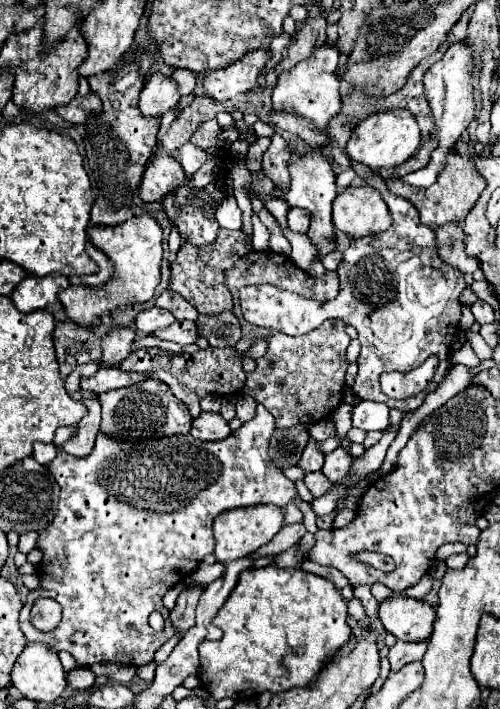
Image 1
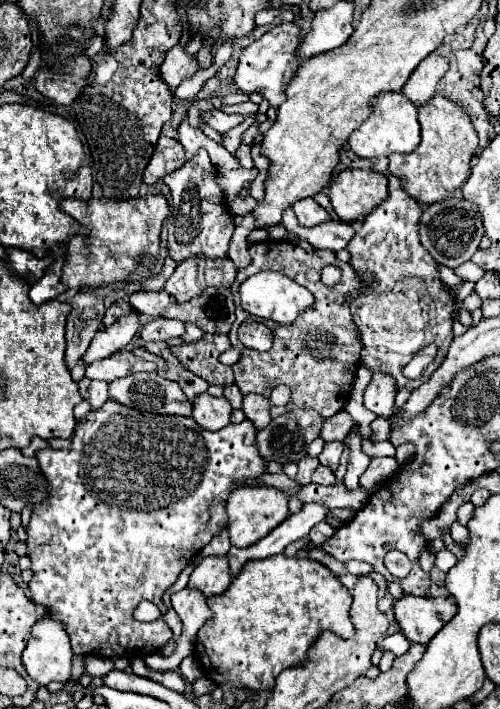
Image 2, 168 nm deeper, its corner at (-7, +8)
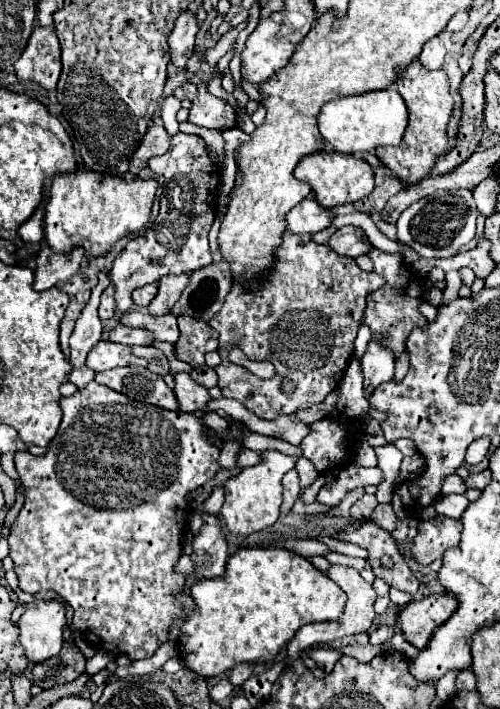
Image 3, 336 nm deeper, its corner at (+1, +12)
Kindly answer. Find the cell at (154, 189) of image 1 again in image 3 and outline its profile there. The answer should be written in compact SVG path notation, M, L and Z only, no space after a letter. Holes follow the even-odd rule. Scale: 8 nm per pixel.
M150 124L138 152L134 154L134 160L130 162L130 172L138 174L142 168L148 166L148 160L152 156L164 156L170 150L170 136L164 130L164 126Z

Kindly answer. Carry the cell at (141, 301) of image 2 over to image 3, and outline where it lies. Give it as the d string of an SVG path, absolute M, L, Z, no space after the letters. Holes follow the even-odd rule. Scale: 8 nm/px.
M146 284L132 292L132 300L136 306L148 306L154 300L156 292L158 292L158 284Z

